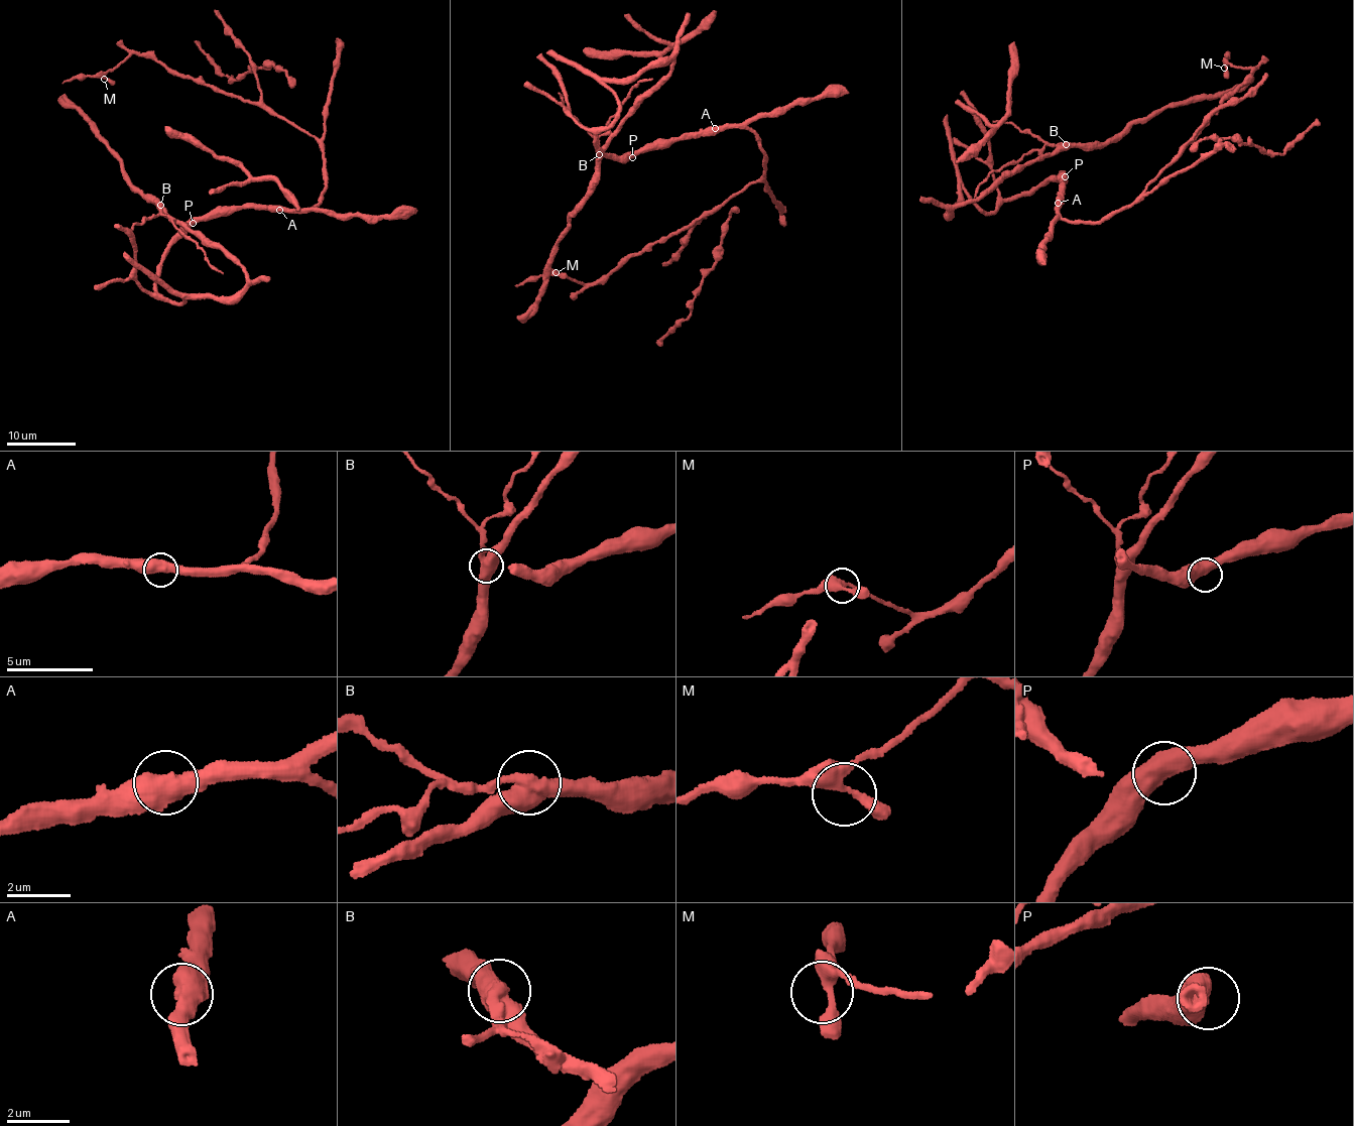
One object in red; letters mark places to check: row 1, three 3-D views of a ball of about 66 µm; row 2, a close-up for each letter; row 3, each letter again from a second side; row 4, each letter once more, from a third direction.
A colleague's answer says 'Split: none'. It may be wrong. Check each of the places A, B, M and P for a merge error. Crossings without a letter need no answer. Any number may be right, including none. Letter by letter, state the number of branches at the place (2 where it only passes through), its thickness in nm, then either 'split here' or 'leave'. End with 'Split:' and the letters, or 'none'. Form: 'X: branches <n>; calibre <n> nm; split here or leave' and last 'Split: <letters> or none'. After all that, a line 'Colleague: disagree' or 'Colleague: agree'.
A: branches 2; calibre 550 nm; leave
B: branches 2; calibre 600 nm; split here
M: branches 4; calibre 360 nm; leave
P: branches 2; calibre 550 nm; leave
Split: B
Colleague: disagree

